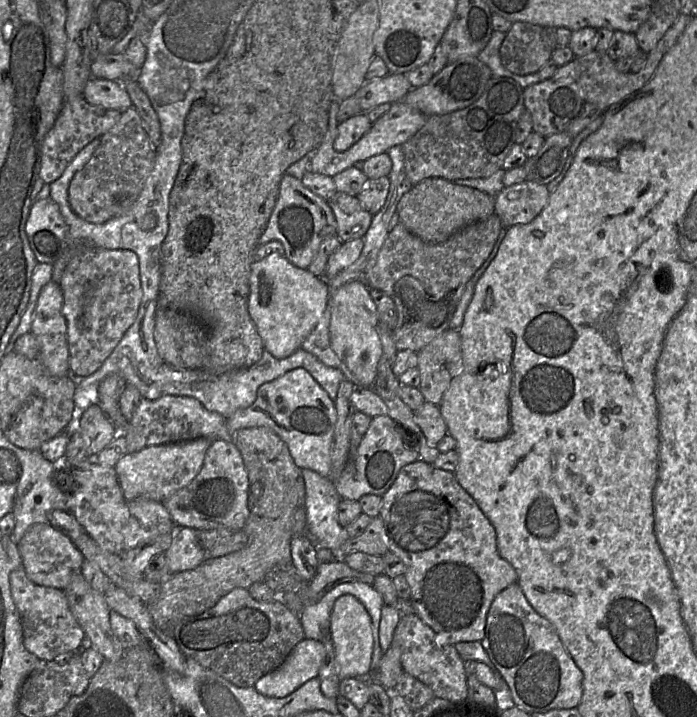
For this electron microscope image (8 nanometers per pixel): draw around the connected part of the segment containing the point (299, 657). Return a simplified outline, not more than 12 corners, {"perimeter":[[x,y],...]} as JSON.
{"perimeter":[[304,638],[255,689],[284,698],[318,672],[323,642]]}

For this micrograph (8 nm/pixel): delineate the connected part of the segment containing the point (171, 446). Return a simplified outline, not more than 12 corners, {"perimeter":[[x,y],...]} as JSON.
{"perimeter":[[212,441],[147,446],[113,468],[125,500],[163,502],[200,472]]}

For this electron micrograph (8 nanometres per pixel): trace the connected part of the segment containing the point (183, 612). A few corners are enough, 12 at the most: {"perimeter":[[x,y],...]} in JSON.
{"perimeter":[[264,426],[232,440],[249,479],[240,550],[162,582],[147,606],[171,636],[235,588],[291,564],[305,482]]}

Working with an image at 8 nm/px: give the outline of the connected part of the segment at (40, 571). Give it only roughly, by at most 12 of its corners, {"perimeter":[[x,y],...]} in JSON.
{"perimeter":[[50,523],[17,544],[27,577],[64,590],[85,560]]}

